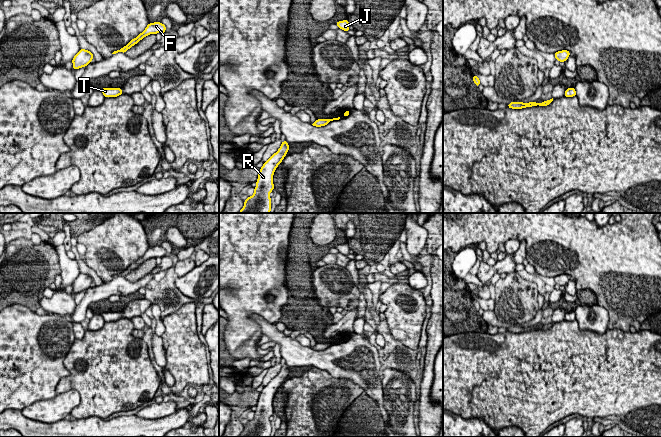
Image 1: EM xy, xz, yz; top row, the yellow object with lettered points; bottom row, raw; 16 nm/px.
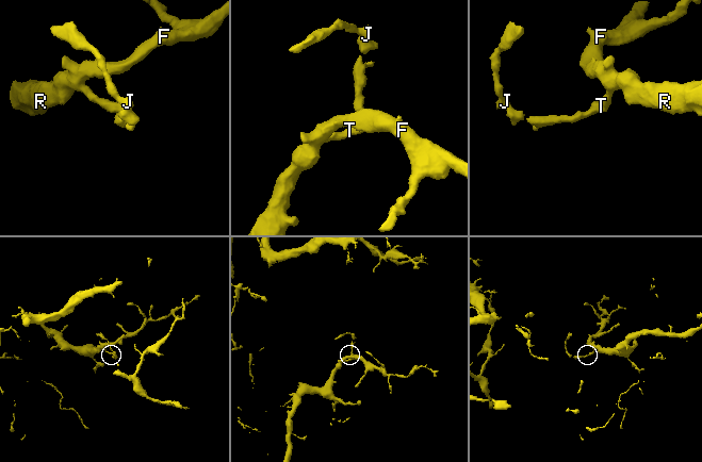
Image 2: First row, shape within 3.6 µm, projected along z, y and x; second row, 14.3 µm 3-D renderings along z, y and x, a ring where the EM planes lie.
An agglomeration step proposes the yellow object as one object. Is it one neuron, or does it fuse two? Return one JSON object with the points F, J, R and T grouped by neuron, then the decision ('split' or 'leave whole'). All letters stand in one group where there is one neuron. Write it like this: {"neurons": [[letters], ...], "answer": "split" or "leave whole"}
{"neurons": [["F", "J", "R", "T"]], "answer": "leave whole"}

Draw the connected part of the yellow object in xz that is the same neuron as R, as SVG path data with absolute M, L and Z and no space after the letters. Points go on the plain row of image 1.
M288 366L281 367L280 372L261 391L254 418L244 425L244 430L239 437L270 437L271 422L269 418L274 413L273 399L289 374Z

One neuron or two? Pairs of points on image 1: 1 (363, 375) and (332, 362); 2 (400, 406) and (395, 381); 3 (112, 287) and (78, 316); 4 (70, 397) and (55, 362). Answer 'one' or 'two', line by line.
1: one
2: one
3: one
4: two

